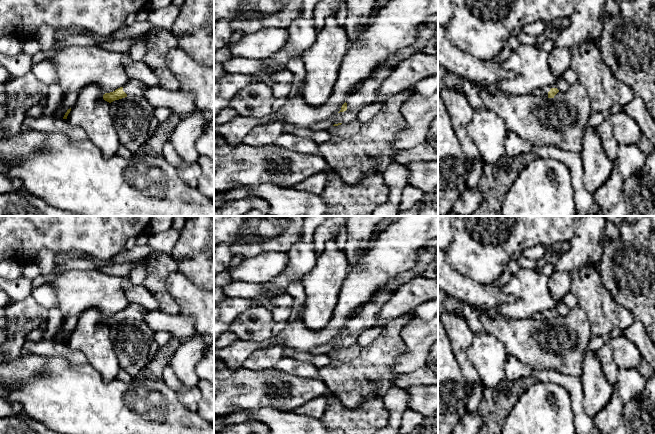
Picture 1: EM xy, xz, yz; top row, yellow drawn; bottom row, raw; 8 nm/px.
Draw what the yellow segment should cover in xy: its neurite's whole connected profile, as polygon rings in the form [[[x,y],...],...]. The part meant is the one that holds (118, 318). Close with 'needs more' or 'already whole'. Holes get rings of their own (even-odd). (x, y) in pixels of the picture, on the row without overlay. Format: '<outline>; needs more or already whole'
[[[130,303],[123,311],[120,311],[113,316],[105,317],[103,323],[111,327],[127,320],[145,321],[148,311],[149,310],[137,303]]]; needs more

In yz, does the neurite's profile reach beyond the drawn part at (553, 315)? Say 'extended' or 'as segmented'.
extended

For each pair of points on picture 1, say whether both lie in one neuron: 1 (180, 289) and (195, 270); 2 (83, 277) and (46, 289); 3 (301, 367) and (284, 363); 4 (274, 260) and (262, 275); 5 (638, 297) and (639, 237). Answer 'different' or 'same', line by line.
1: different
2: different
3: same
4: same
5: same

